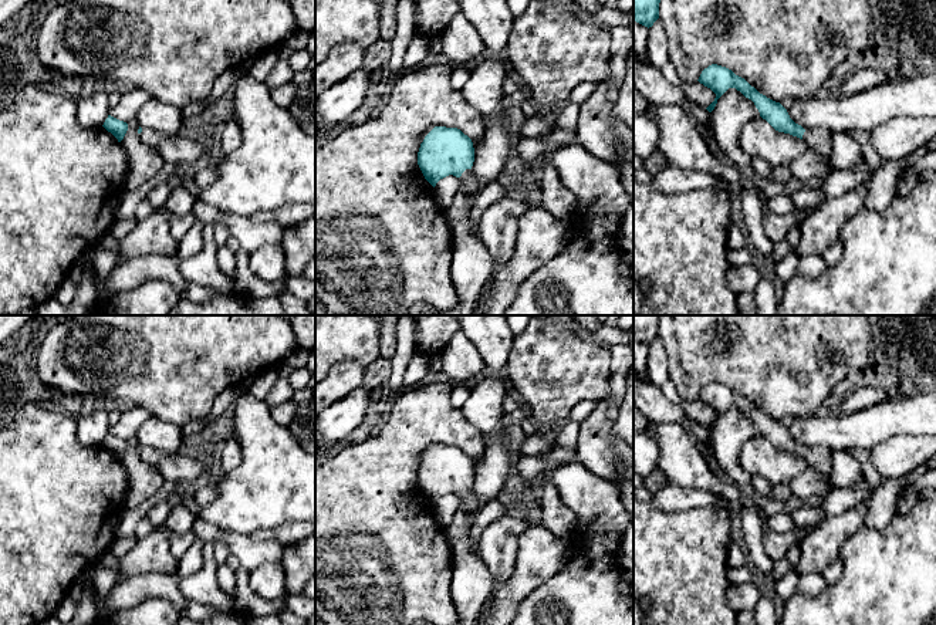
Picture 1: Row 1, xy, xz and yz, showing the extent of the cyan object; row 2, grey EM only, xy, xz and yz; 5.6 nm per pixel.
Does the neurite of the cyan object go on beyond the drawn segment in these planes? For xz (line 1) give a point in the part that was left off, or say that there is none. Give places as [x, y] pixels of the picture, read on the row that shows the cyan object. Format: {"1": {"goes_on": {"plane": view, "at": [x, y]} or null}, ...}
{"1": {"goes_on": {"plane": "xz", "at": [466, 182]}}}

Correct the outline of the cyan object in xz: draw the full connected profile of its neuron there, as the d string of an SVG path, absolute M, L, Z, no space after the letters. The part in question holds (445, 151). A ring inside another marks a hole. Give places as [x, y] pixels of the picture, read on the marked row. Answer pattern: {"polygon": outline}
{"polygon": "M435 126L418 152L418 165L433 188L440 179L453 175L459 179L459 190L483 189L472 175L473 162L473 142L457 128Z"}

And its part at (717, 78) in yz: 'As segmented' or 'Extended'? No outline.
Extended

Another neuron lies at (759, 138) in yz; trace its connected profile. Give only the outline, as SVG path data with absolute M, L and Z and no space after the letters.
M761 116L743 126L740 145L749 156L760 156L771 165L788 166L800 153L808 149L802 139L776 131Z

